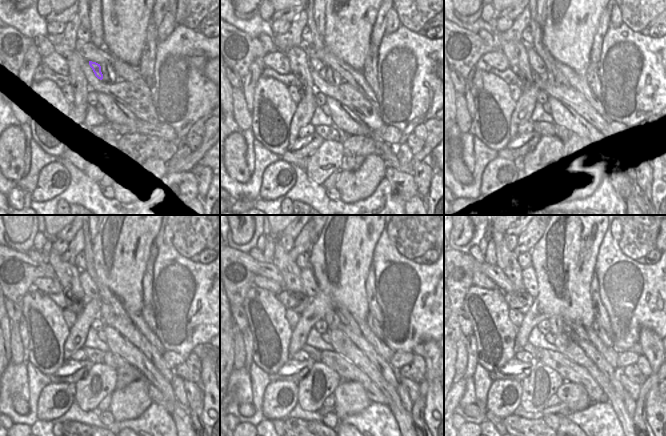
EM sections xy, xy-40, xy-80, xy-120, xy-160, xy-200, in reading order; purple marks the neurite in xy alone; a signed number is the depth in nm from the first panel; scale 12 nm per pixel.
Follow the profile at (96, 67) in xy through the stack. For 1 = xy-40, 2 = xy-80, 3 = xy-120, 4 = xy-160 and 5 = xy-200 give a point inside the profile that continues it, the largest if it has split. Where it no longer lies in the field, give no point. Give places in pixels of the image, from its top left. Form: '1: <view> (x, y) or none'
1: xy-40 (314, 63)
2: xy-80 (537, 64)
3: xy-120 (89, 287)
4: xy-160 (310, 285)
5: xy-200 (529, 275)

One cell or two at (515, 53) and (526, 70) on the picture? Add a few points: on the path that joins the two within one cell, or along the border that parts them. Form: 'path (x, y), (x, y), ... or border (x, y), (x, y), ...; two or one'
path (518, 57), (518, 62), (522, 66); one

